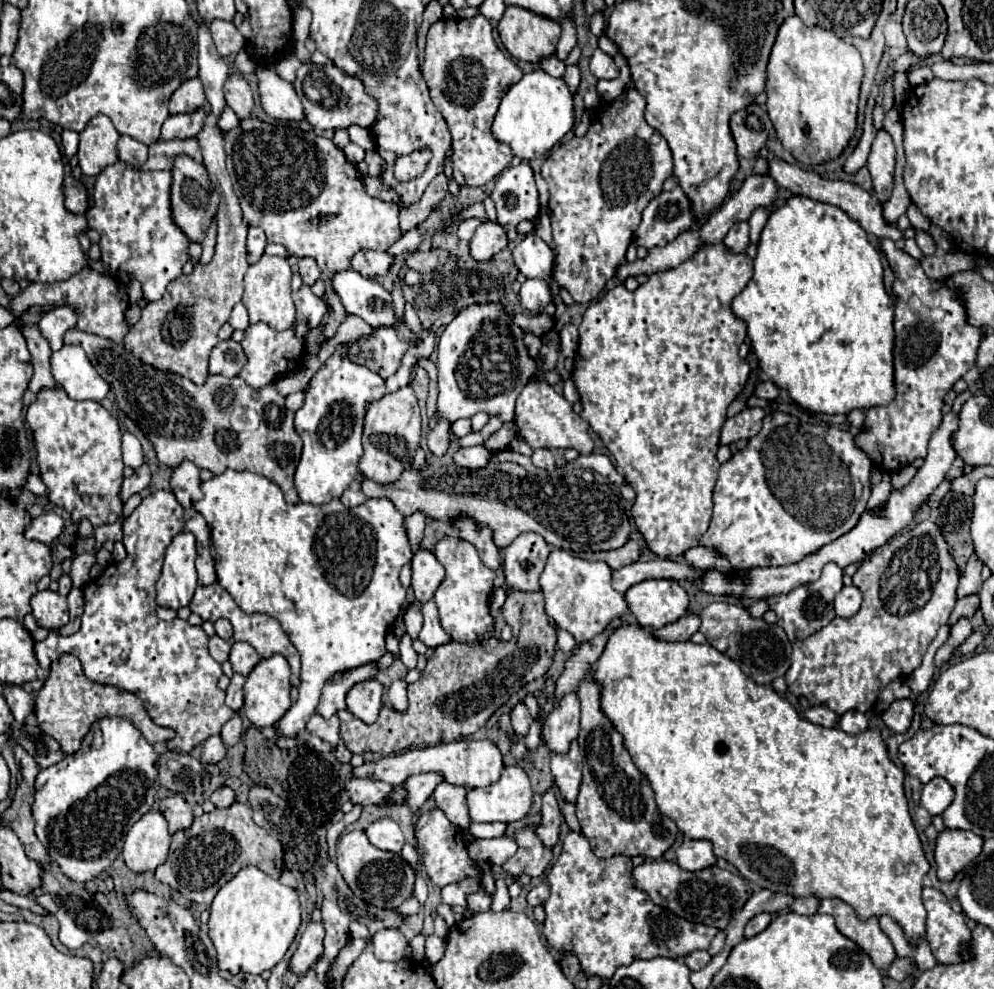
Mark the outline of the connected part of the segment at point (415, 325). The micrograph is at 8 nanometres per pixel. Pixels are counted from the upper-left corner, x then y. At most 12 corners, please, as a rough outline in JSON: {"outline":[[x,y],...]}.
{"outline":[[405,305],[405,321],[414,333],[423,330],[415,310]]}

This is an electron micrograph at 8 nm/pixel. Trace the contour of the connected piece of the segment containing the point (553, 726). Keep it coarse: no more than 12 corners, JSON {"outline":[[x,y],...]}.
{"outline":[[565,695],[547,715],[543,737],[551,753],[569,751],[579,735],[581,707]]}

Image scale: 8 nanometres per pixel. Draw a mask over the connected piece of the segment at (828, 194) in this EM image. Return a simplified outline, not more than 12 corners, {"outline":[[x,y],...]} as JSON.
{"outline":[[781,159],[769,175],[781,189],[841,207],[873,239],[903,233],[869,191],[827,181]]}

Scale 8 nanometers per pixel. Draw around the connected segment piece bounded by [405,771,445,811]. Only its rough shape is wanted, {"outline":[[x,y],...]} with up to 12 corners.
{"outline":[[437,773],[413,775],[405,781],[407,807],[417,811],[435,791]]}

